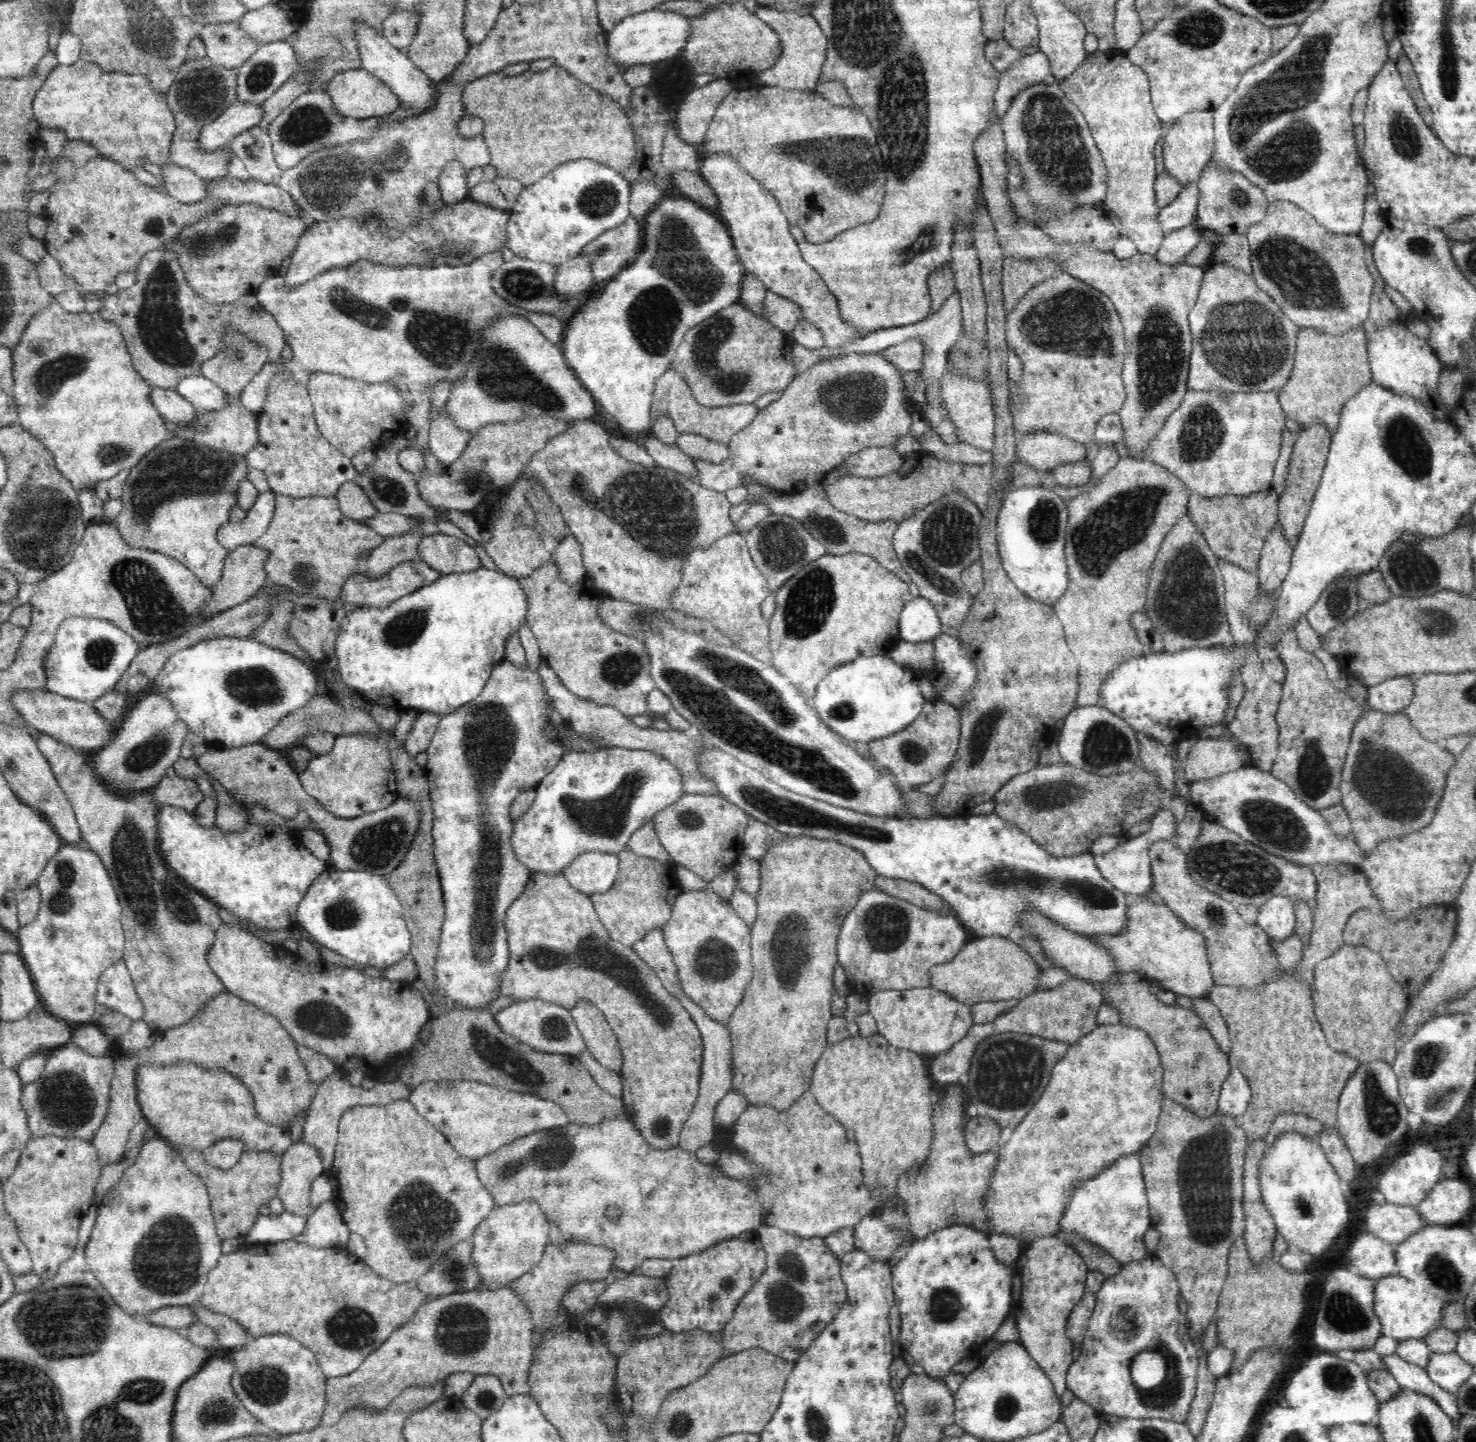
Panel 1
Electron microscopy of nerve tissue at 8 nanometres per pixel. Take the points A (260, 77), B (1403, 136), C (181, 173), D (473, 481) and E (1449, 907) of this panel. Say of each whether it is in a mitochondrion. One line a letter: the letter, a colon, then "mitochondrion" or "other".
A: mitochondrion
B: mitochondrion
C: other
D: mitochondrion
E: other

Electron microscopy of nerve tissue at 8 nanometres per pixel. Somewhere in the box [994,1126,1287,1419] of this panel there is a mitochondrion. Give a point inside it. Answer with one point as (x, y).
(1165, 1390)

